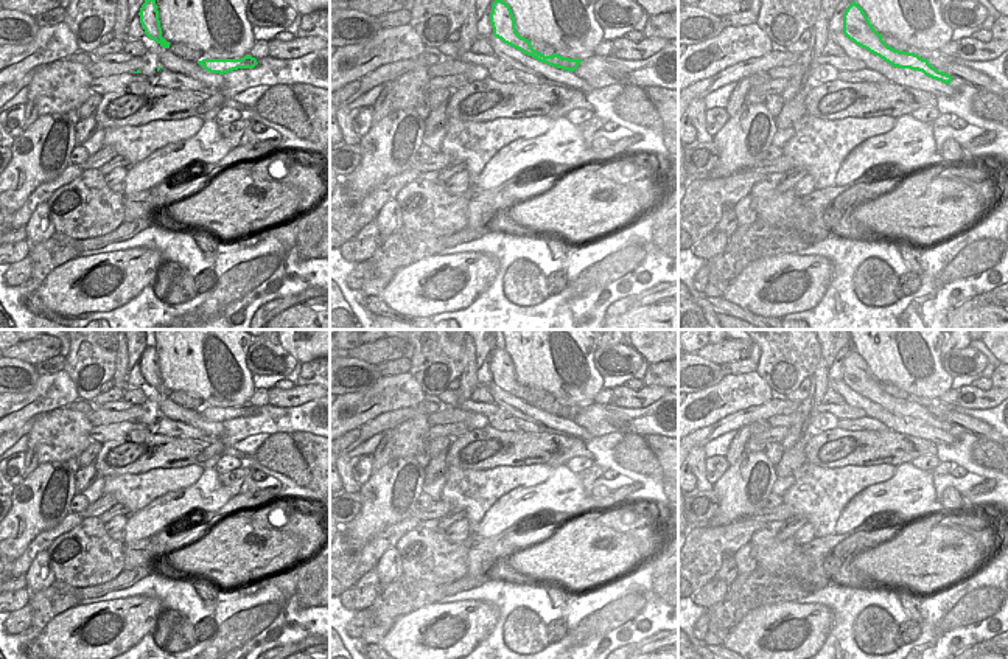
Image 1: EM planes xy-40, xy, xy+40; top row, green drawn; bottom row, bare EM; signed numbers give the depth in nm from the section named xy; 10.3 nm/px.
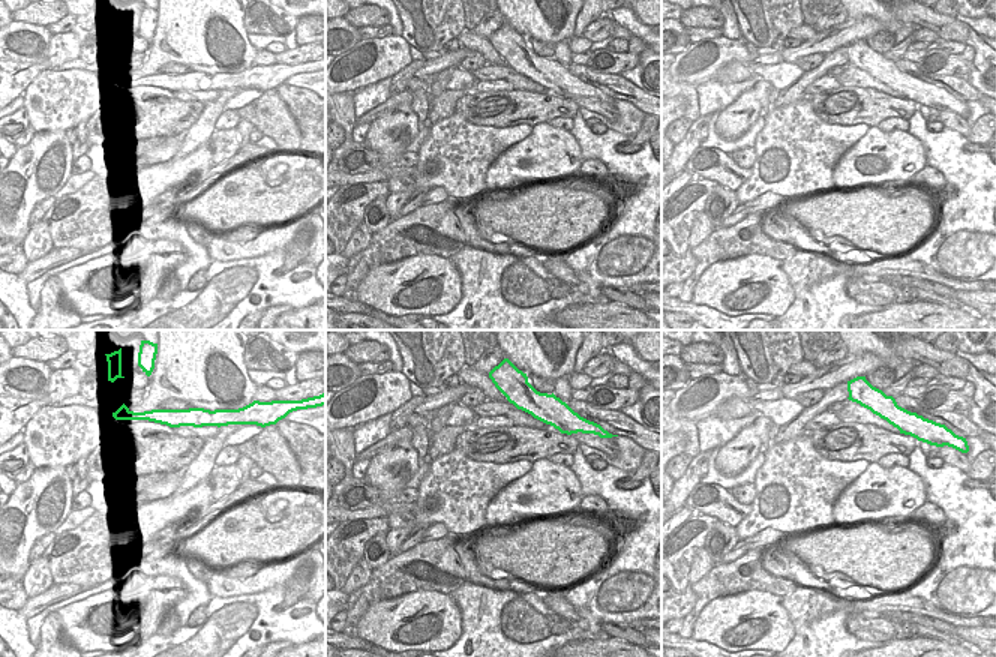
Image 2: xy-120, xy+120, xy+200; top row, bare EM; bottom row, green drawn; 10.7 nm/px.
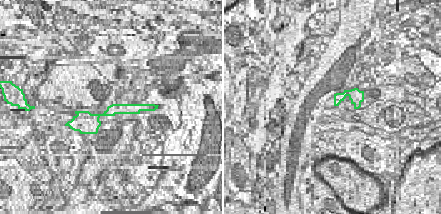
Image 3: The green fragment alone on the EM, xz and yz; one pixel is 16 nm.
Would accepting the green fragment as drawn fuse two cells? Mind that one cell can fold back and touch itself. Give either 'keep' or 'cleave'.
cleave

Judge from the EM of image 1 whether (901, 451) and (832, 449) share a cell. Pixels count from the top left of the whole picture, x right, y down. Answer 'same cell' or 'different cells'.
same cell

